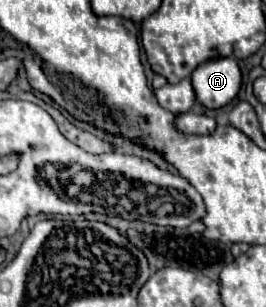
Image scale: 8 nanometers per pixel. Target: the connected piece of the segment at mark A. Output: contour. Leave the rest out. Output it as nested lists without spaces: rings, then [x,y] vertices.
[[[218,57],[198,65],[192,73],[192,87],[196,99],[206,109],[220,109],[228,105],[240,91],[242,73],[234,57]]]

